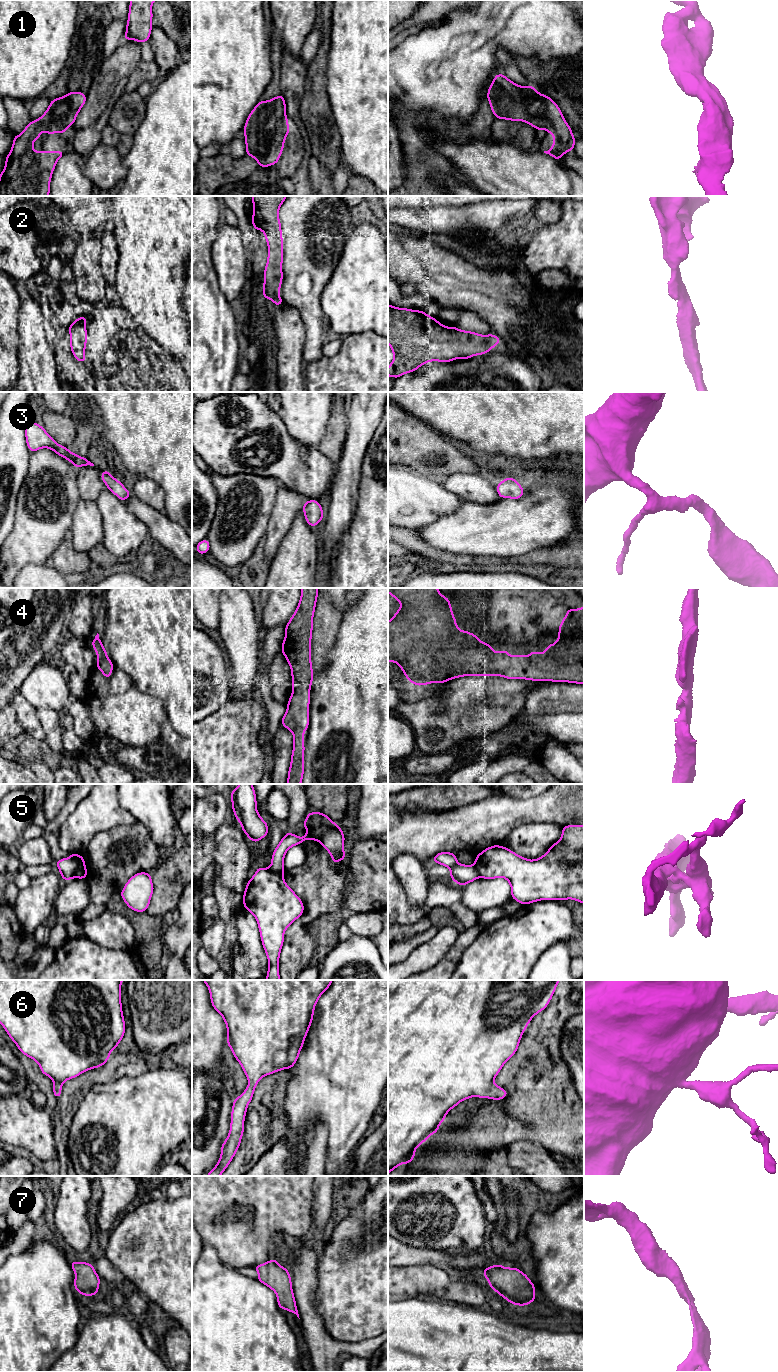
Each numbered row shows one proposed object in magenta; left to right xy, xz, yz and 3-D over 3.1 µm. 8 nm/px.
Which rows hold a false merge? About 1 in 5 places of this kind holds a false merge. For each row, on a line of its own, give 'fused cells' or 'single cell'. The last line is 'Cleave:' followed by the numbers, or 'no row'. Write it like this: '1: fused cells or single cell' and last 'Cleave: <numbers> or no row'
1: single cell
2: single cell
3: single cell
4: single cell
5: fused cells
6: single cell
7: single cell
Cleave: 5

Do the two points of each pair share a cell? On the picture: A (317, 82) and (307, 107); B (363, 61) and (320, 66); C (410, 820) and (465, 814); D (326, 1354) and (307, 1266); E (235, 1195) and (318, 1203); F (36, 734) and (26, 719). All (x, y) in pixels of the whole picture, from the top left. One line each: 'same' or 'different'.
A: same
B: different
C: same
D: same
E: different
F: same

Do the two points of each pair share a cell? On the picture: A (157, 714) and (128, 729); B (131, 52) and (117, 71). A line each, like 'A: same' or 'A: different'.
A: same
B: same

